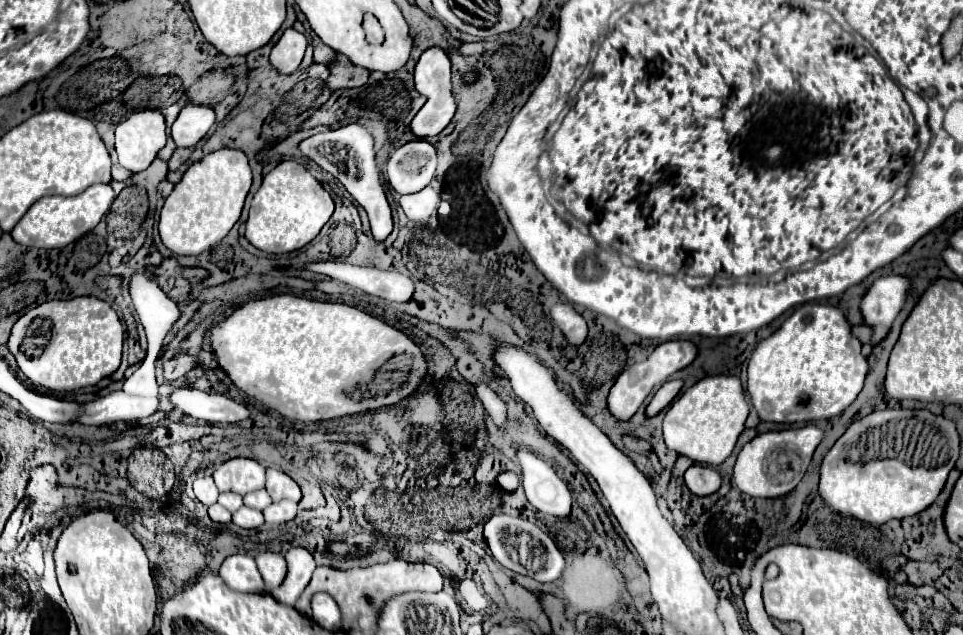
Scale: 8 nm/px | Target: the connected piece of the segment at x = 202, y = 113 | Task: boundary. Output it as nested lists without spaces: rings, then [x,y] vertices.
[[[184,106],[172,124],[172,138],[178,148],[194,148],[214,124],[210,106]]]

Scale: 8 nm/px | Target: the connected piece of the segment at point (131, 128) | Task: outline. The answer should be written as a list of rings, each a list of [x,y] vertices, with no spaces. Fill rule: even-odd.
[[[142,110],[116,126],[118,160],[130,172],[142,172],[166,146],[166,124],[160,110]]]

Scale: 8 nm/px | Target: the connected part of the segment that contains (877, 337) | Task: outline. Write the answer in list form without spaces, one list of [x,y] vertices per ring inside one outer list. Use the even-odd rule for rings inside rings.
[[[882,276],[864,294],[860,308],[864,322],[874,328],[874,342],[880,342],[884,338],[882,330],[888,330],[892,326],[894,318],[906,302],[910,286],[912,282],[906,276]]]

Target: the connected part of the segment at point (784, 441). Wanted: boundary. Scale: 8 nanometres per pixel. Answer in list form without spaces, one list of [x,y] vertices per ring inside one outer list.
[[[808,423],[802,428],[790,428],[780,432],[758,434],[750,440],[738,454],[734,466],[734,482],[736,486],[756,498],[778,498],[796,488],[796,484],[804,478],[806,468],[812,460],[816,446],[822,440],[822,430],[815,424]]]

